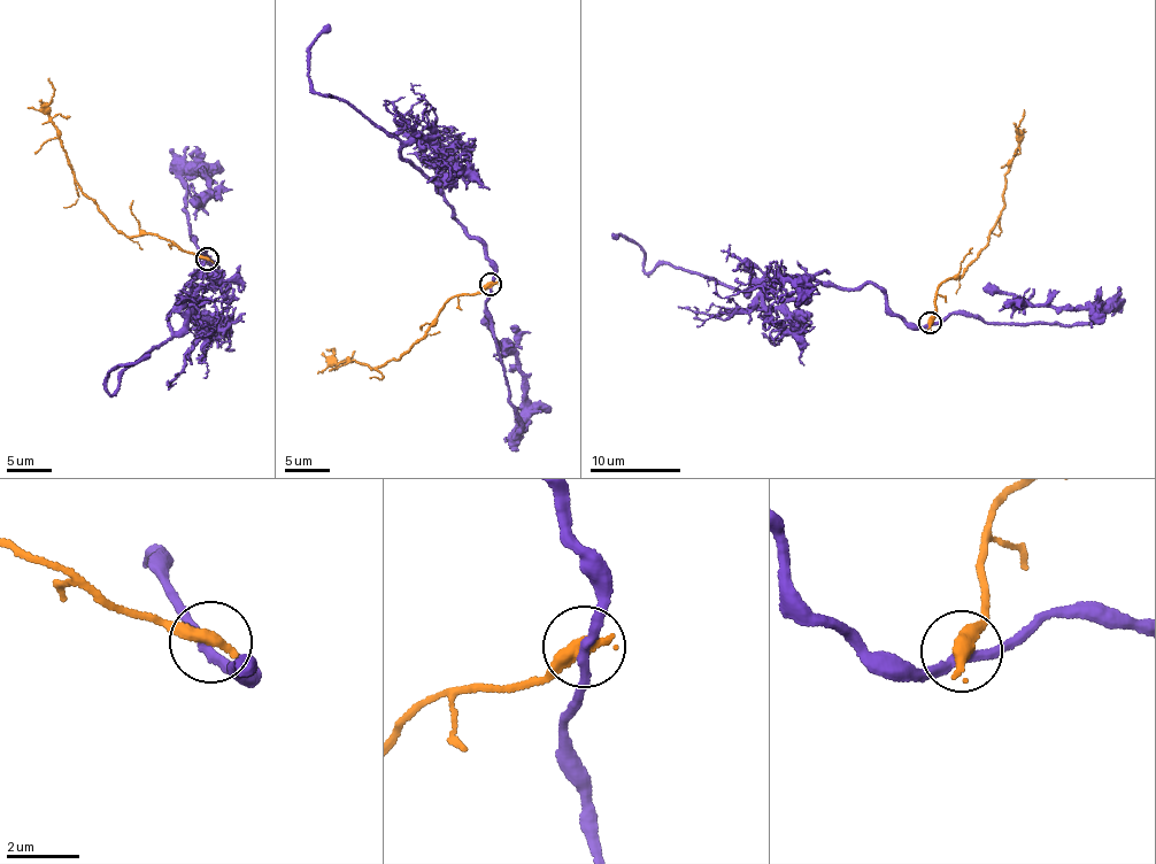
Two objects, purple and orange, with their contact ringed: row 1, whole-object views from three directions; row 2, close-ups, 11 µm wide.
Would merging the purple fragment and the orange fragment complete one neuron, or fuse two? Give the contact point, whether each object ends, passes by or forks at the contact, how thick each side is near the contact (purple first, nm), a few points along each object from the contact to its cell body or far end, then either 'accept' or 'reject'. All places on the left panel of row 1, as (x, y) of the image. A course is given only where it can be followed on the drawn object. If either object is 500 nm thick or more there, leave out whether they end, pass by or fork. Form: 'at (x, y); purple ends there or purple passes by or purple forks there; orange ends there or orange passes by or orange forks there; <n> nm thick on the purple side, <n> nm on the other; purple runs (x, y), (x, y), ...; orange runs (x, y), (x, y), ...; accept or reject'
at (207, 259); purple passes by; orange ends there; 260 nm thick on the purple side, 460 nm on the other; purple runs (208, 261), (215, 269), (202, 252), (176, 300), (171, 337), (106, 390), (115, 368), (149, 355); orange runs (208, 259), (146, 232), (121, 233), (101, 214), (71, 171), (51, 120), (54, 89), (48, 78); reject

